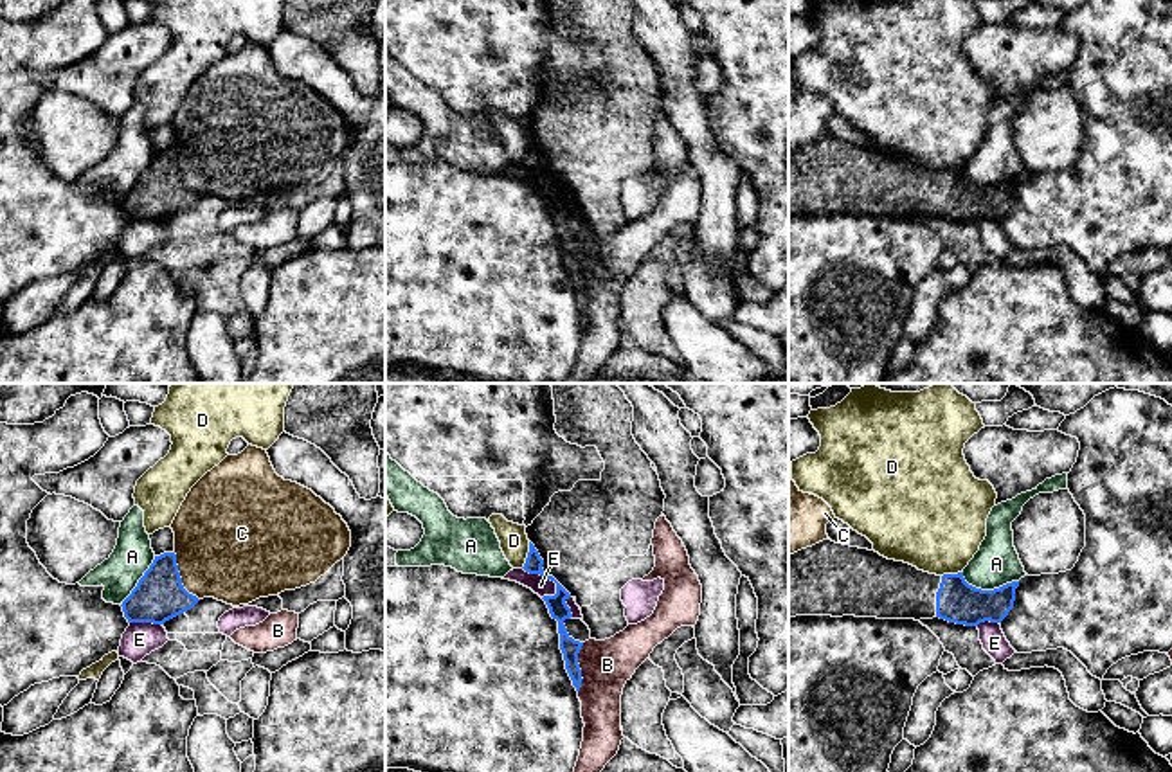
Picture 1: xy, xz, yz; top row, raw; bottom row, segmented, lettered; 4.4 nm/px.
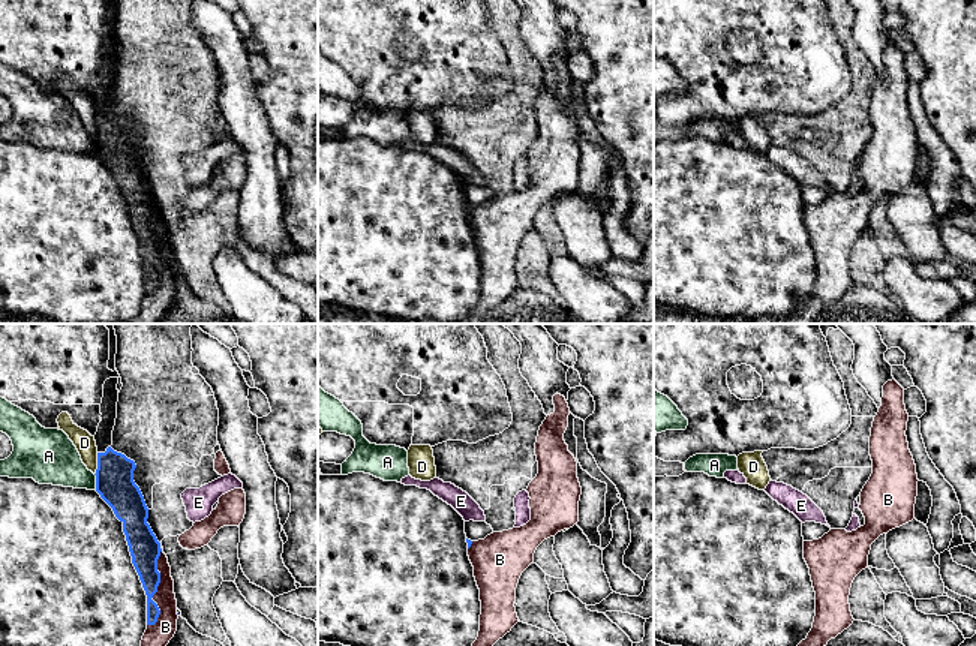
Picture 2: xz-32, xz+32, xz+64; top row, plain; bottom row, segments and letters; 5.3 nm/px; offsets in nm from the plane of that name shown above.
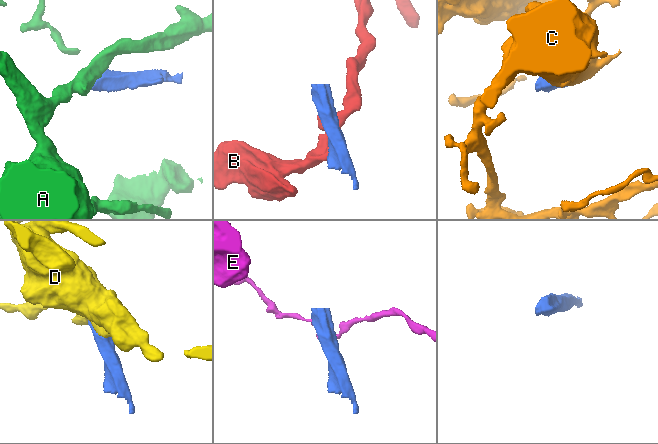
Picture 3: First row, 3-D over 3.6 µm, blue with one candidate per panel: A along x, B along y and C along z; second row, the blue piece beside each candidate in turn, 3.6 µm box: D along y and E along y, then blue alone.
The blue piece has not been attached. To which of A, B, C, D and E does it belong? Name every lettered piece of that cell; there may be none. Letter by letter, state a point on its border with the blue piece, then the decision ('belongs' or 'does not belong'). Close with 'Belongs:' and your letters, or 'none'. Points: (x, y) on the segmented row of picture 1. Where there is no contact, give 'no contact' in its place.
A: yz (989, 591) | does not belong
B: xz (578, 668) | does not belong
C: xy (179, 576) | does not belong
D: xz (528, 555) | does not belong
E: xz (544, 576) | does not belong
Belongs: none

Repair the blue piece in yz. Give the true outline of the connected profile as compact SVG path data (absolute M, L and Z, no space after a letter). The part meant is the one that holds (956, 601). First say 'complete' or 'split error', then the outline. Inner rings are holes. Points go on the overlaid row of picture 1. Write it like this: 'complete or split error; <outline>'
split error; M832 540L789 556L789 617L940 617L978 626L1001 623L1014 608L1017 587L1019 581L1012 581L981 590L969 585L963 572L936 576Z

